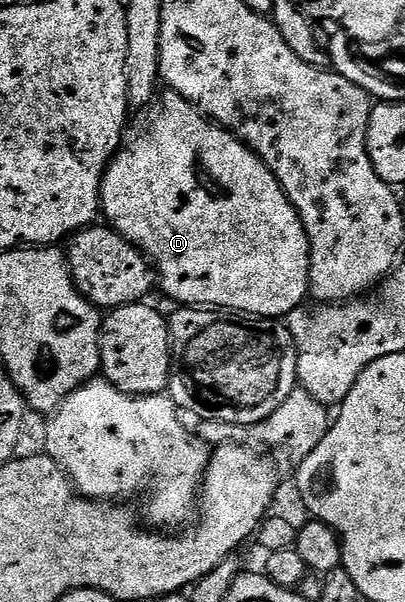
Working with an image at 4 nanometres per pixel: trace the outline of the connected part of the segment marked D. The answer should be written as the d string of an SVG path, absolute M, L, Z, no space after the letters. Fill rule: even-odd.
M166 91L164 95L165 101L162 102L157 117L150 122L149 129L142 136L135 137L130 144L128 141L118 151L101 180L101 212L109 219L106 220L108 227L145 253L159 277L159 288L171 299L178 300L178 305L232 310L249 318L288 317L290 312L302 307L309 296L309 239L305 233L305 223L297 215L293 203L287 198L272 170L242 140L238 140L220 124L214 124L204 112L199 111L190 100L183 98L178 92Z

